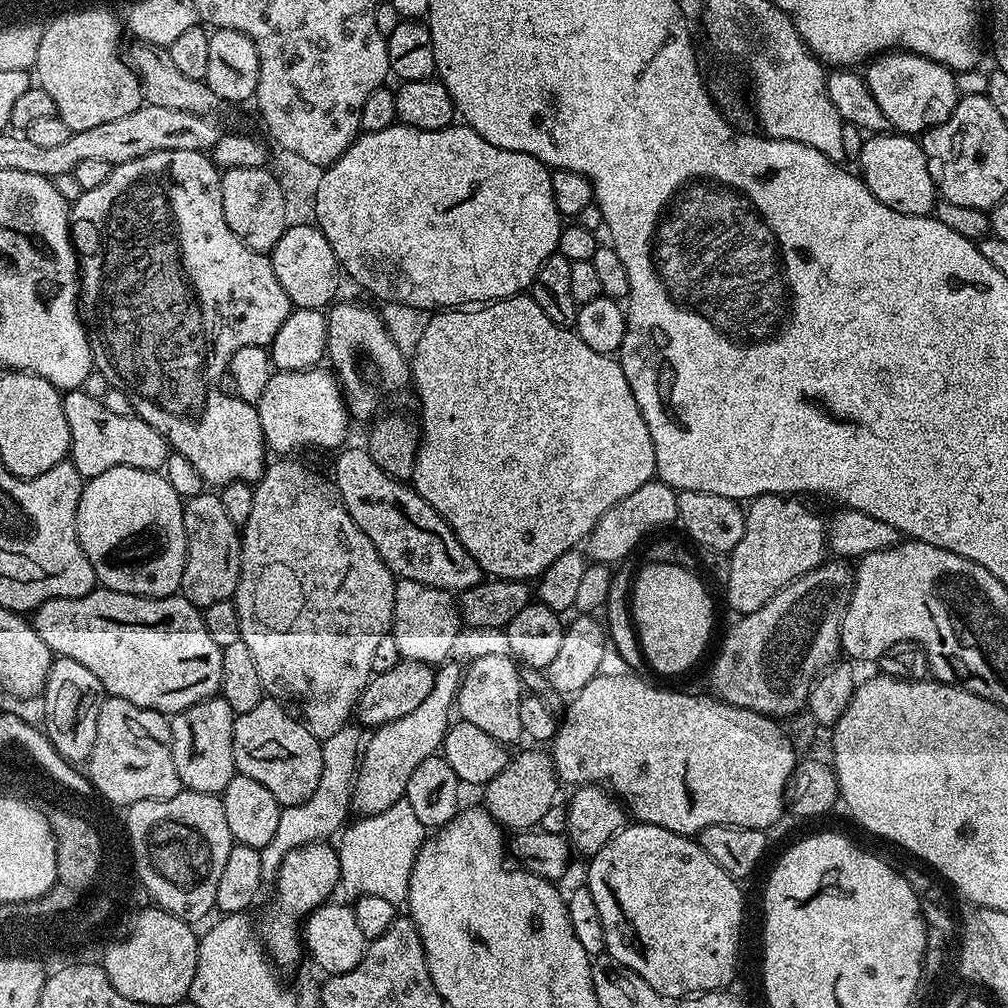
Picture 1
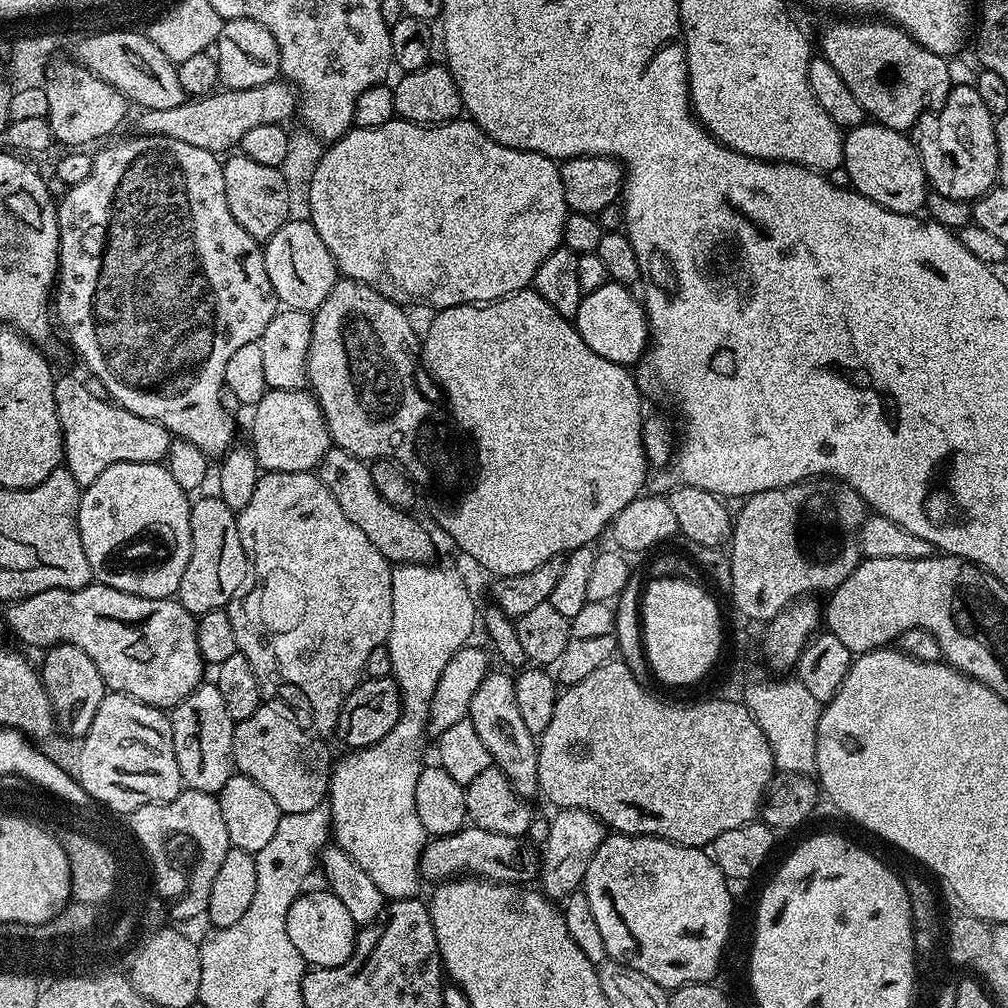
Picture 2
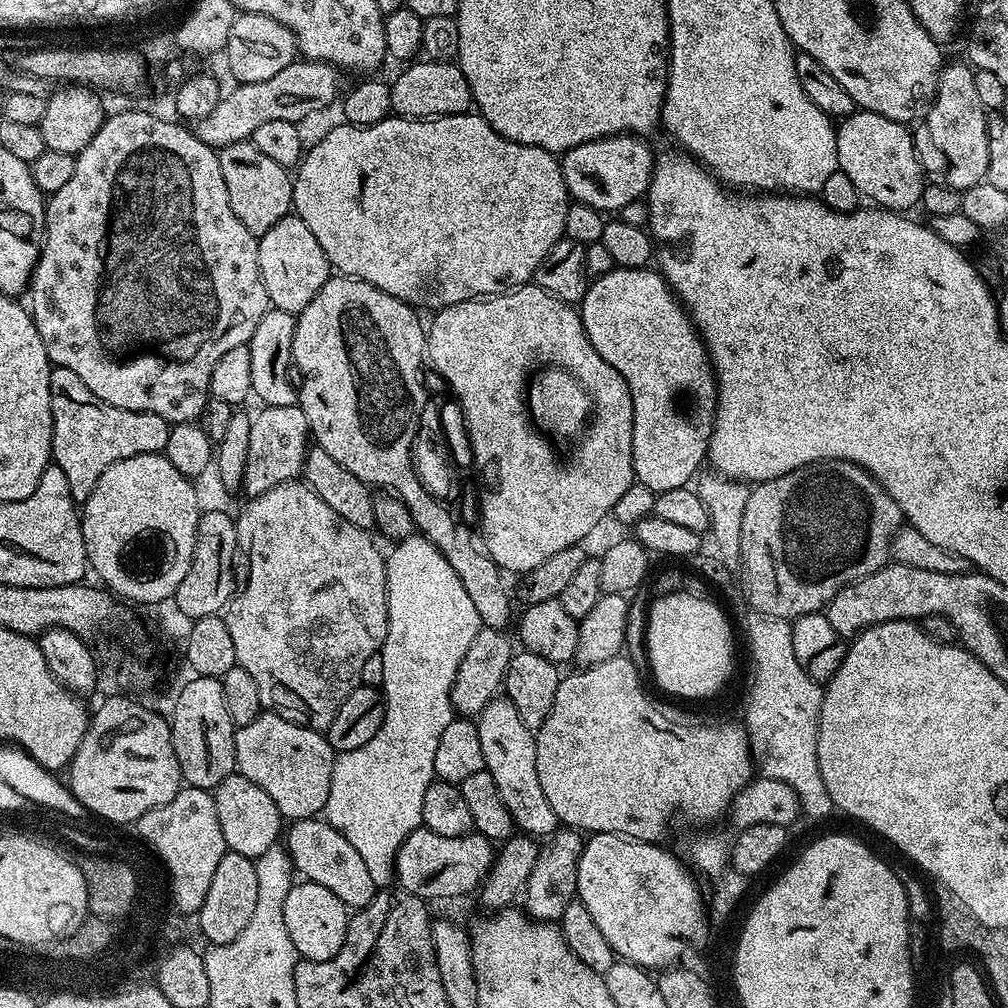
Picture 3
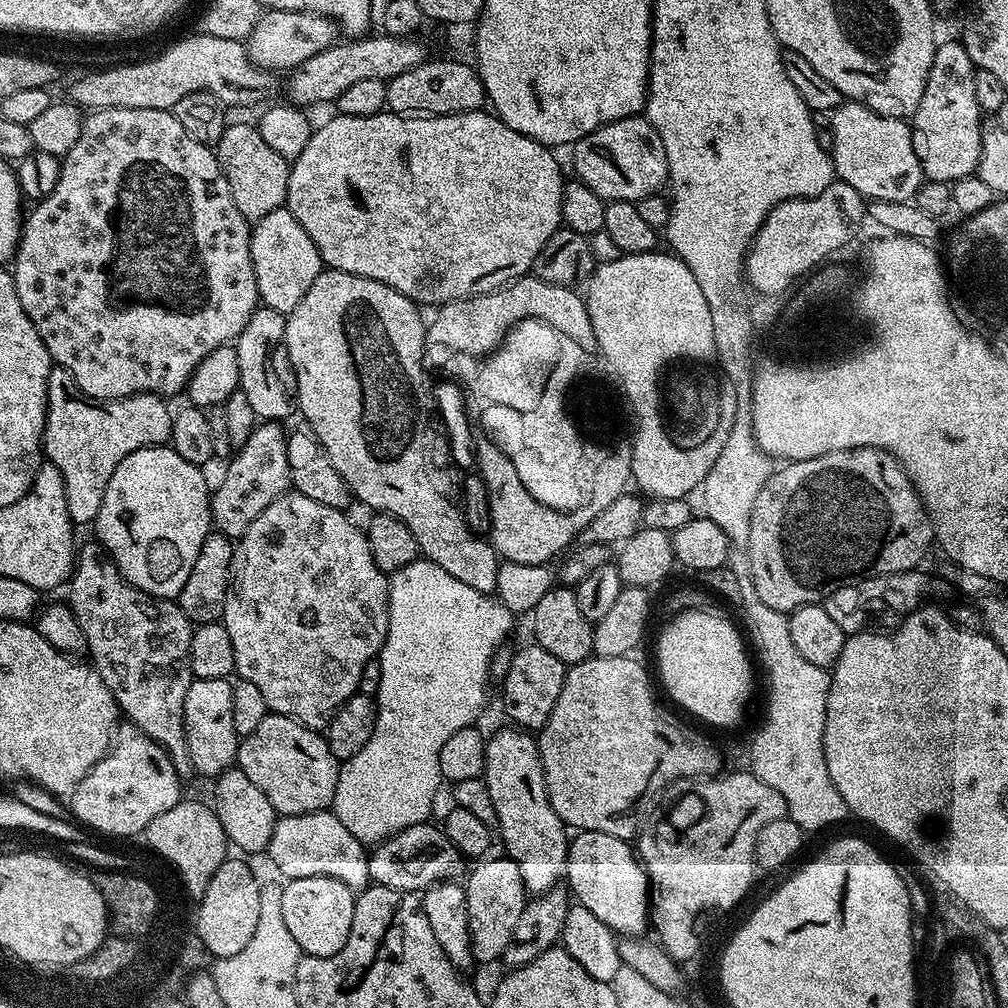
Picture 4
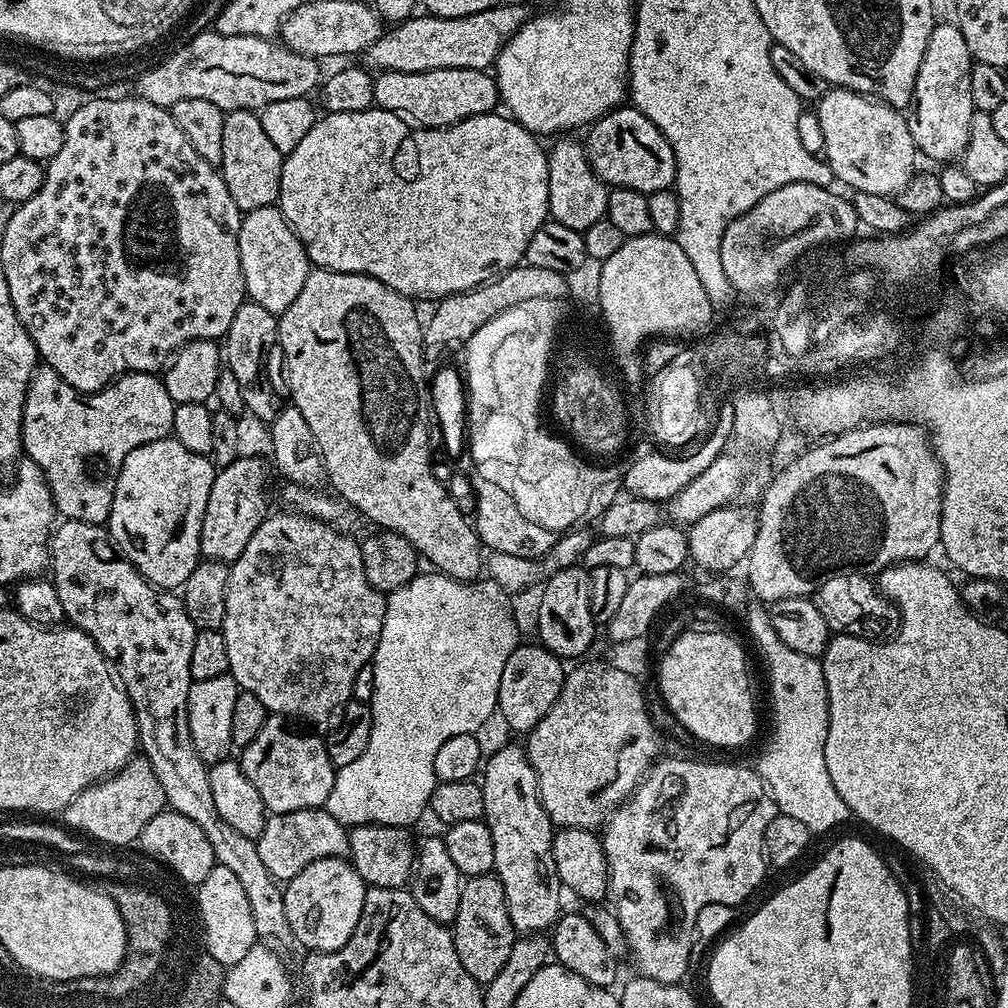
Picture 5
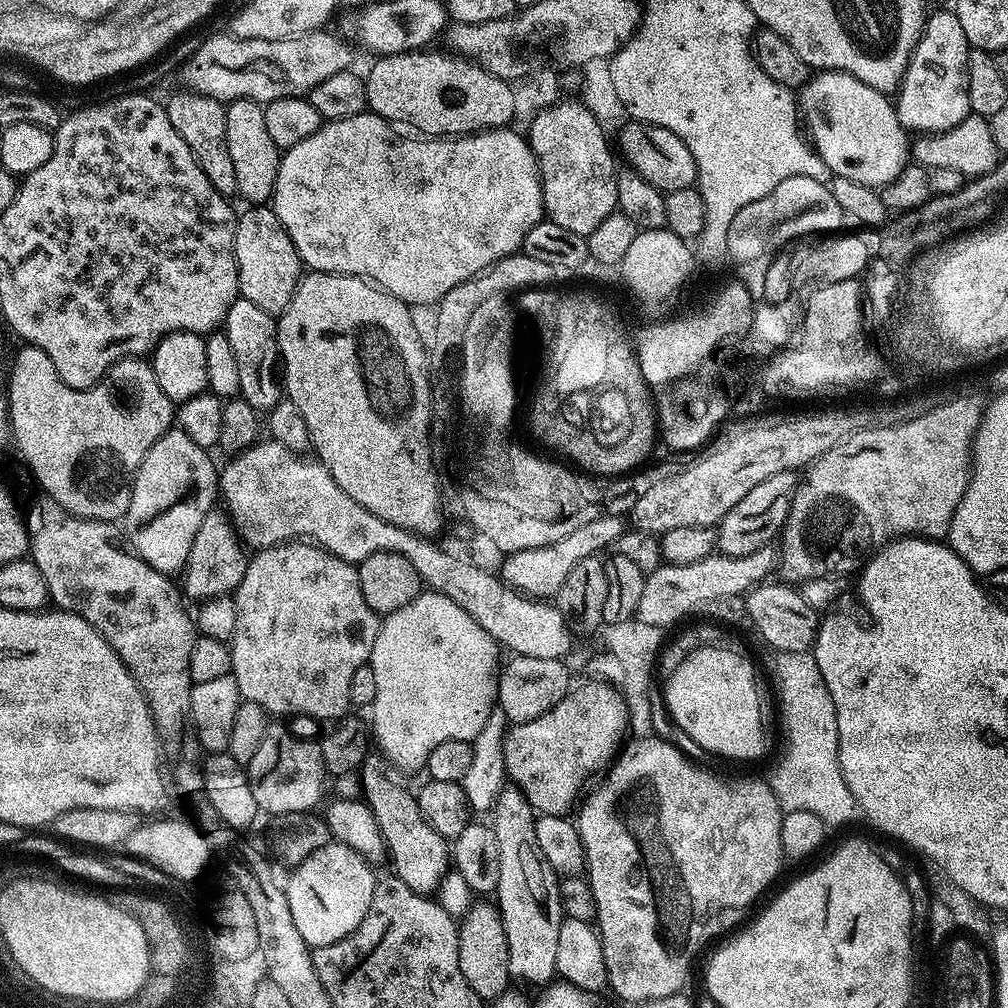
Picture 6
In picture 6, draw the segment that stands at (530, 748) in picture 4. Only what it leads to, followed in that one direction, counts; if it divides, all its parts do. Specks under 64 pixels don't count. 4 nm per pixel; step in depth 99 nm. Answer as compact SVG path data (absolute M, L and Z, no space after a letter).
M504 786L500 789L490 815L492 815L490 827L494 830L494 838L496 839L496 865L498 866L498 886L494 893L494 900L500 910L502 926L506 930L508 970L515 979L517 976L520 980L529 980L532 984L544 986L556 976L558 930L560 929L560 921L565 919L565 914L560 905L557 881L551 880L553 877L536 845L537 813L519 788Z

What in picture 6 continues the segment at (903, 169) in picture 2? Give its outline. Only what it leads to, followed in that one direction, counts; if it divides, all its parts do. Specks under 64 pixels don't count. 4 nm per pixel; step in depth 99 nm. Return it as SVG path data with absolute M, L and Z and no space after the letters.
M820 70L799 89L798 104L808 111L806 132L811 147L826 162L832 176L850 178L879 190L894 182L909 163L910 136L898 122L893 101L866 86L866 82L858 82L858 78L845 72Z

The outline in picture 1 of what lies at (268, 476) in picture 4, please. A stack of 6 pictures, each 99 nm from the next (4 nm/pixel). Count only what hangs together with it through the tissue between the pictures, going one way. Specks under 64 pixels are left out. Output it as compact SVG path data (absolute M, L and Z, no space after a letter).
M317 366L301 372L273 371L262 398L255 405L265 445L276 454L292 454L295 448L340 450L345 447L350 425L348 405L344 403L340 384L327 367Z

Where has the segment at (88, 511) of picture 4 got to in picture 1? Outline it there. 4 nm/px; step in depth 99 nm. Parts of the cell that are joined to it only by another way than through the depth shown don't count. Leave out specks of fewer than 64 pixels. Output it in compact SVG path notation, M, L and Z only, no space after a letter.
M68 390L63 393L64 409L66 410L66 423L70 426L70 442L72 451L70 463L78 470L78 474L85 478L91 478L110 470L114 466L134 466L138 470L150 470L160 472L164 463L168 460L170 449L168 439L154 426L150 426L142 417L135 414L114 414L106 410L103 399L94 397L88 390Z

